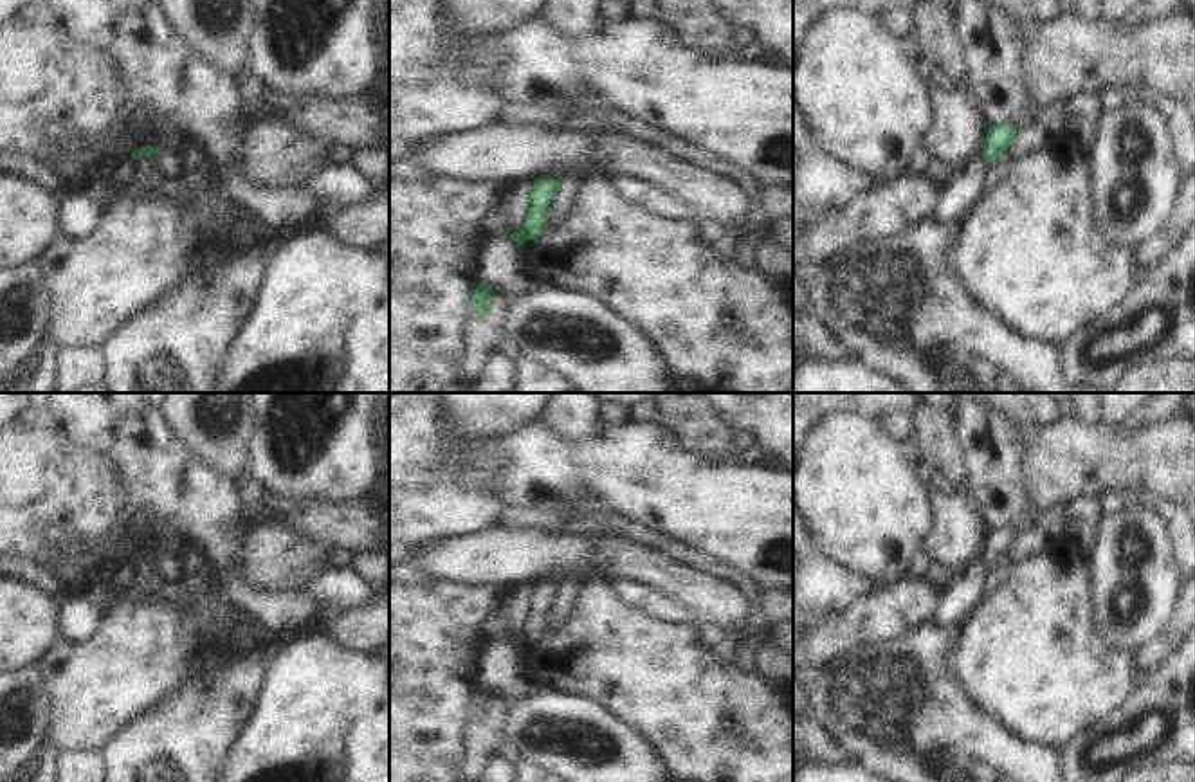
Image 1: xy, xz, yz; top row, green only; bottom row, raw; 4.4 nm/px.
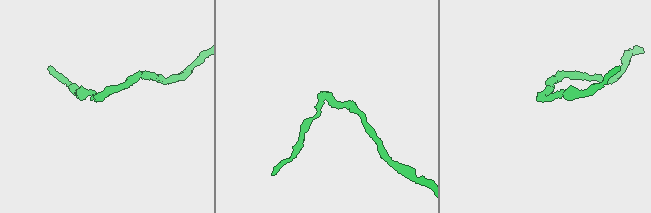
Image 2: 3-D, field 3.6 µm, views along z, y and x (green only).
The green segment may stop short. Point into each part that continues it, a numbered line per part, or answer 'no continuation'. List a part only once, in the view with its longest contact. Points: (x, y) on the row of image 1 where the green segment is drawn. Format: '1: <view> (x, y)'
1: xy (152, 170)

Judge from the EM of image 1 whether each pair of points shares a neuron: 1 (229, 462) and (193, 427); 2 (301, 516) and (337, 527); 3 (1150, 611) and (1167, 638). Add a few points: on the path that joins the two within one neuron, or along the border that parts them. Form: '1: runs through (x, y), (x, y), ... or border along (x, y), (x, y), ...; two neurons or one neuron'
1: runs through (220, 453), (202, 435); one neuron
2: runs through (310, 519), (328, 523); one neuron
3: border along (1176, 602), (1168, 624), (1131, 654); two neurons

